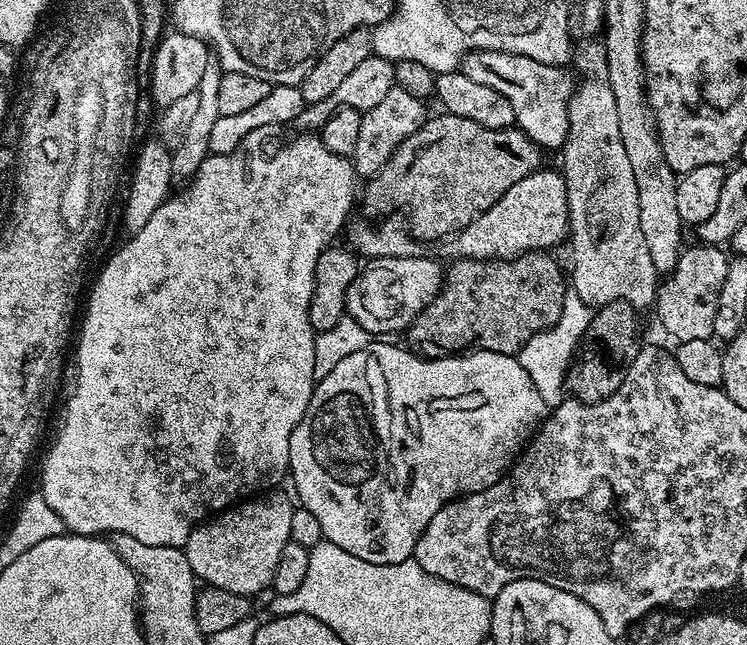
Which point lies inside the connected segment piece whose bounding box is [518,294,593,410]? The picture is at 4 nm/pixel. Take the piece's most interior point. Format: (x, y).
(547, 357)

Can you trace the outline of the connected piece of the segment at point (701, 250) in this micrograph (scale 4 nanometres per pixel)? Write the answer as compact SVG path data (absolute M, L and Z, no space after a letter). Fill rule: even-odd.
M703 242L697 245L697 248L685 247L681 251L674 270L663 277L656 290L654 313L676 342L694 338L713 339L718 294L722 294L722 282L726 282L728 273L730 256L723 247Z

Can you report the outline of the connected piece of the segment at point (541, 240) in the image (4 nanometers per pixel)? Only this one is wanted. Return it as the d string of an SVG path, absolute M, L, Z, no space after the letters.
M537 170L530 173L522 182L514 182L486 214L482 214L470 226L466 226L447 241L449 257L466 260L513 260L524 252L543 252L552 250L555 244L565 243L568 230L568 199L566 198L566 182L559 171L544 172Z

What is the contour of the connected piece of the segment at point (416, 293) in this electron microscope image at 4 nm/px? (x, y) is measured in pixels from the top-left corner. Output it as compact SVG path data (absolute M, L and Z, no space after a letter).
M417 254L407 256L406 258L382 258L377 256L369 259L367 263L360 269L360 273L354 278L354 282L350 282L350 290L346 290L346 312L347 315L354 318L354 322L358 322L358 326L362 326L362 330L366 330L369 334L376 338L384 338L387 332L403 333L414 322L414 318L418 318L418 314L422 314L422 310L426 310L426 306L430 306L432 299L440 292L440 288L444 284L444 274L446 268L442 263L431 260L428 256Z

